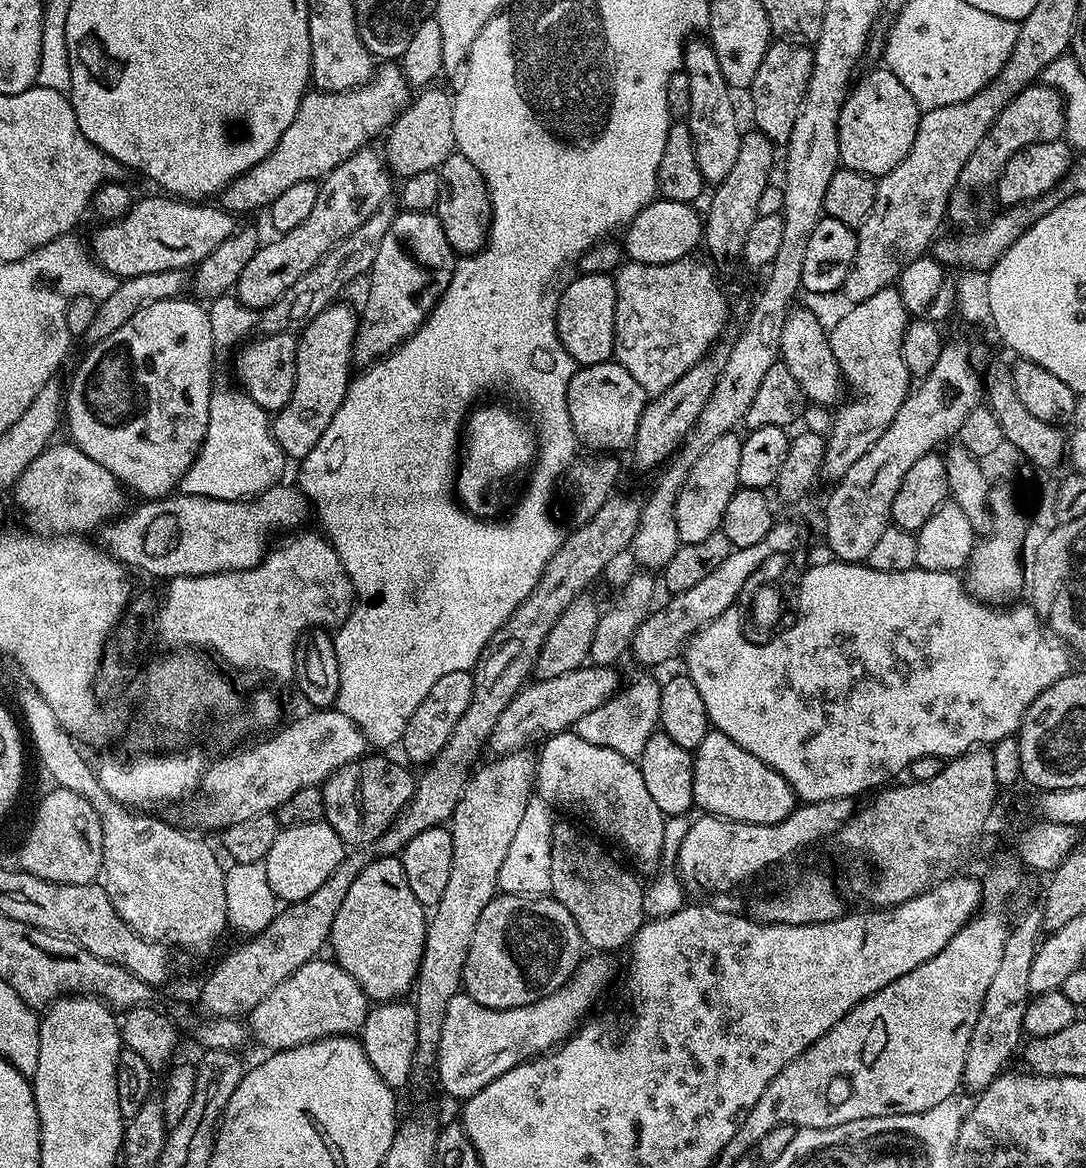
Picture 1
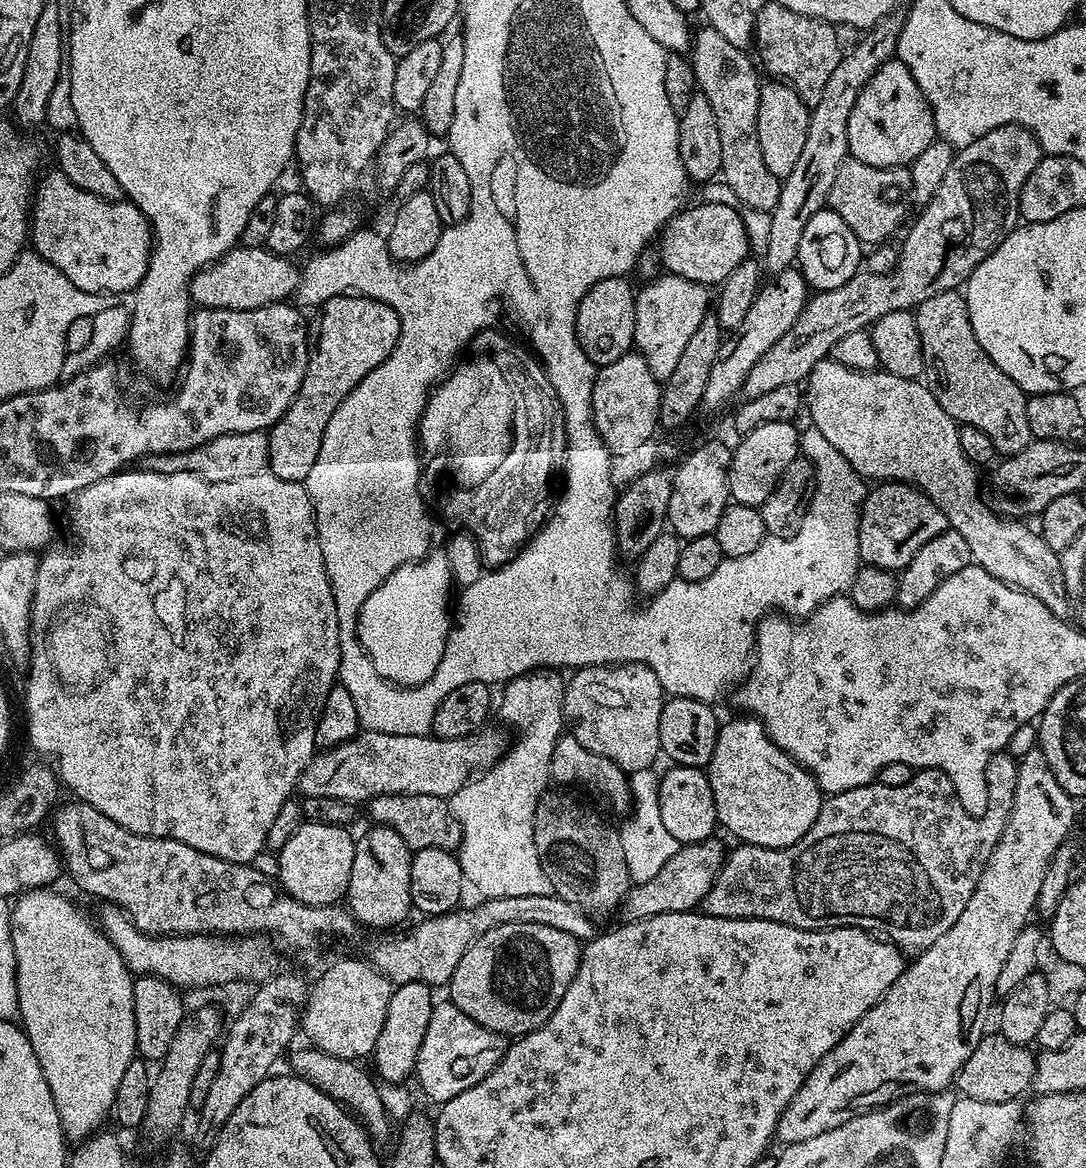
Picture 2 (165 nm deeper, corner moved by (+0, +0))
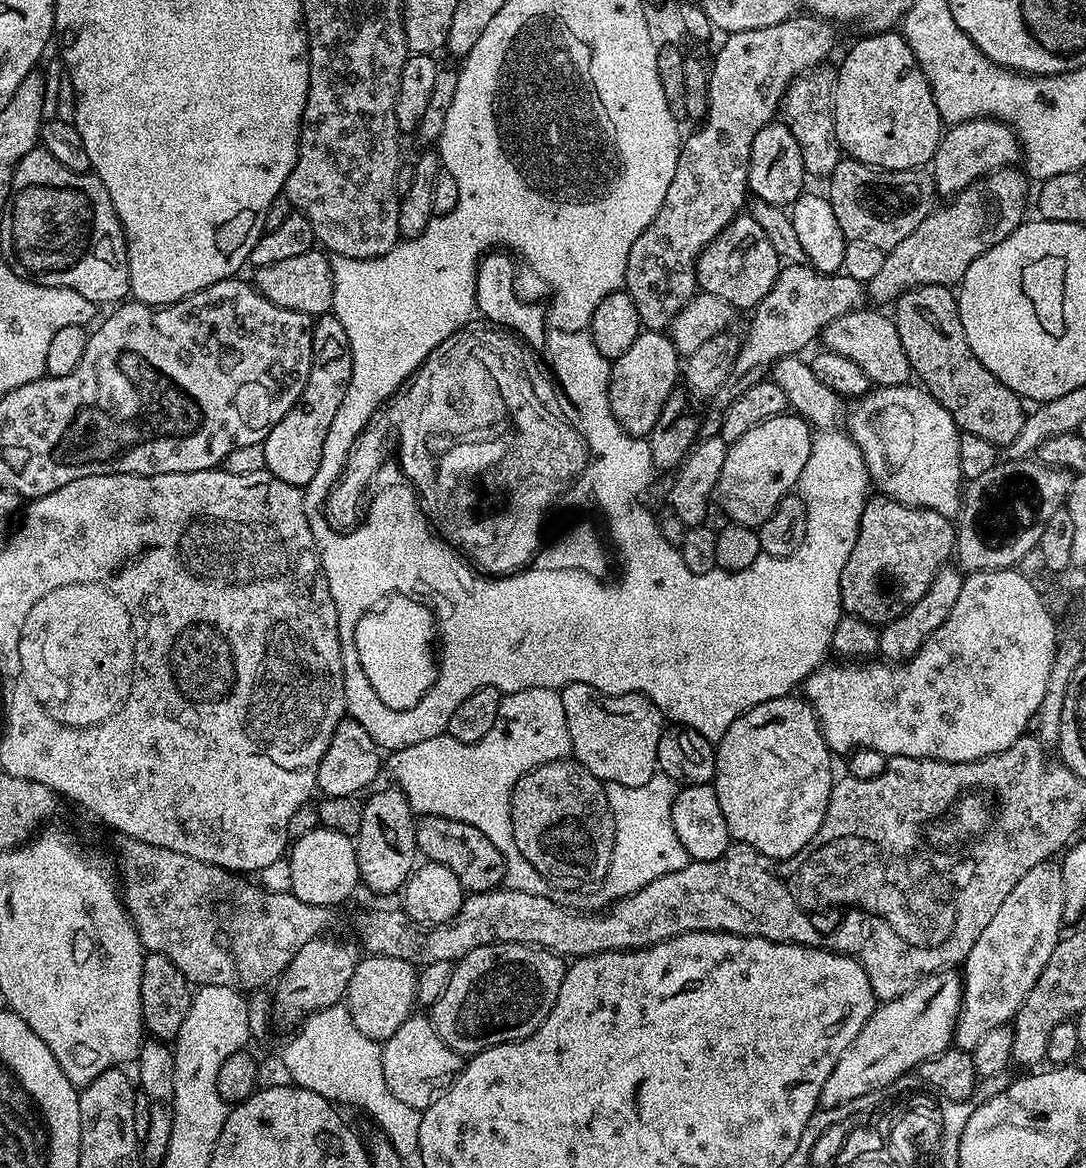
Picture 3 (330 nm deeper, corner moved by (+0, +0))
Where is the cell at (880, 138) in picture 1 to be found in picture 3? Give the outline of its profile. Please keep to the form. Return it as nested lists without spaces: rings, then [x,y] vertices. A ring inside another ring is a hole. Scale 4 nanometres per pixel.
[[[880,30],[865,36],[868,37],[858,41],[845,54],[844,61],[838,64],[834,118],[840,147],[851,159],[861,160],[871,168],[882,168],[889,172],[923,169],[938,150],[942,135],[942,121],[934,102],[932,87],[918,66],[914,50],[910,50],[899,31]]]

